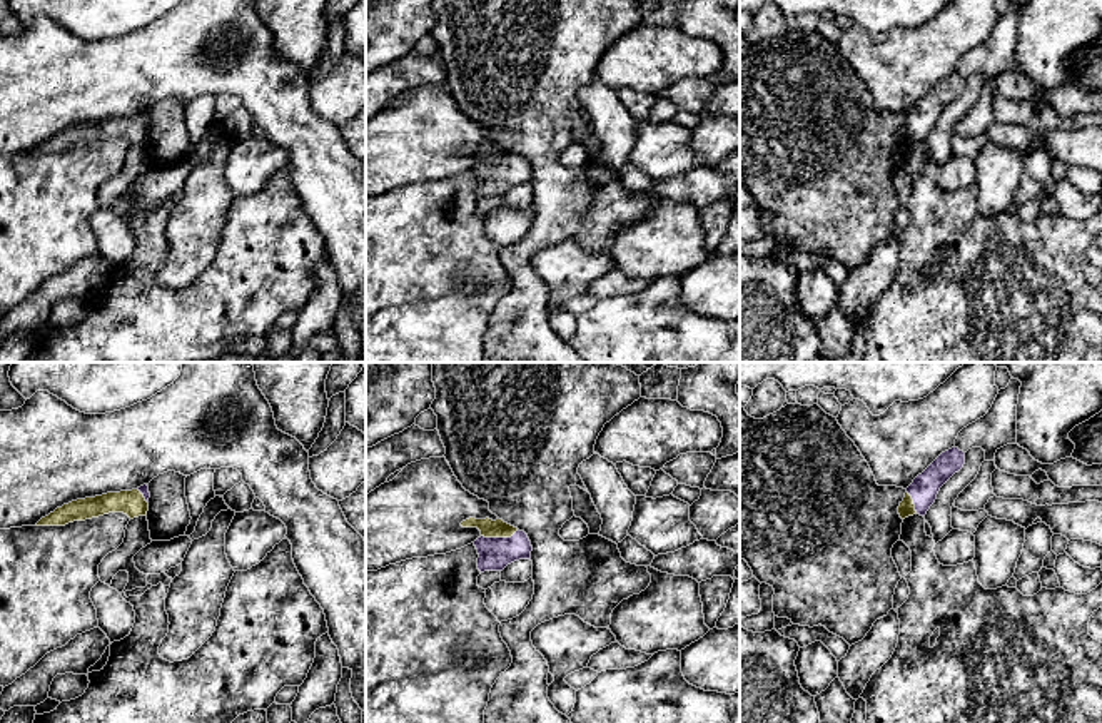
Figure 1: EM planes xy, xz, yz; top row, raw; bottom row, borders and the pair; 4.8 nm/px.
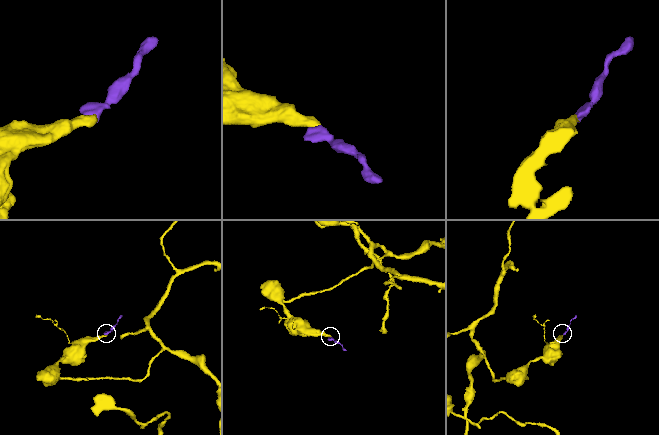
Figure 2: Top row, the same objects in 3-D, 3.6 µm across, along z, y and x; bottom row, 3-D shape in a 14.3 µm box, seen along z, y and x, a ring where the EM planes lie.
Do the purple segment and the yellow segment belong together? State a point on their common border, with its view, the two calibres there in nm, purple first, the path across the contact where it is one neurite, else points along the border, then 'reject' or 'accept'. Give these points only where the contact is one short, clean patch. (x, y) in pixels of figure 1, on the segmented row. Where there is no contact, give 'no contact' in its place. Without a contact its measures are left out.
contact xz (500, 538); calibres 160 and 90 nm; way xz (495, 553), (500, 538), (488, 528); accept

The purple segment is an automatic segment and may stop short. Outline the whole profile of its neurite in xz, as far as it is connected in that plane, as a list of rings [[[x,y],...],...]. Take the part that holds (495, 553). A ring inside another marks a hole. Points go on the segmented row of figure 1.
[[[469,518],[463,528],[478,528],[481,536],[474,541],[478,549],[478,569],[503,571],[508,564],[519,559],[531,559],[531,541],[524,531],[504,523],[503,519]]]

